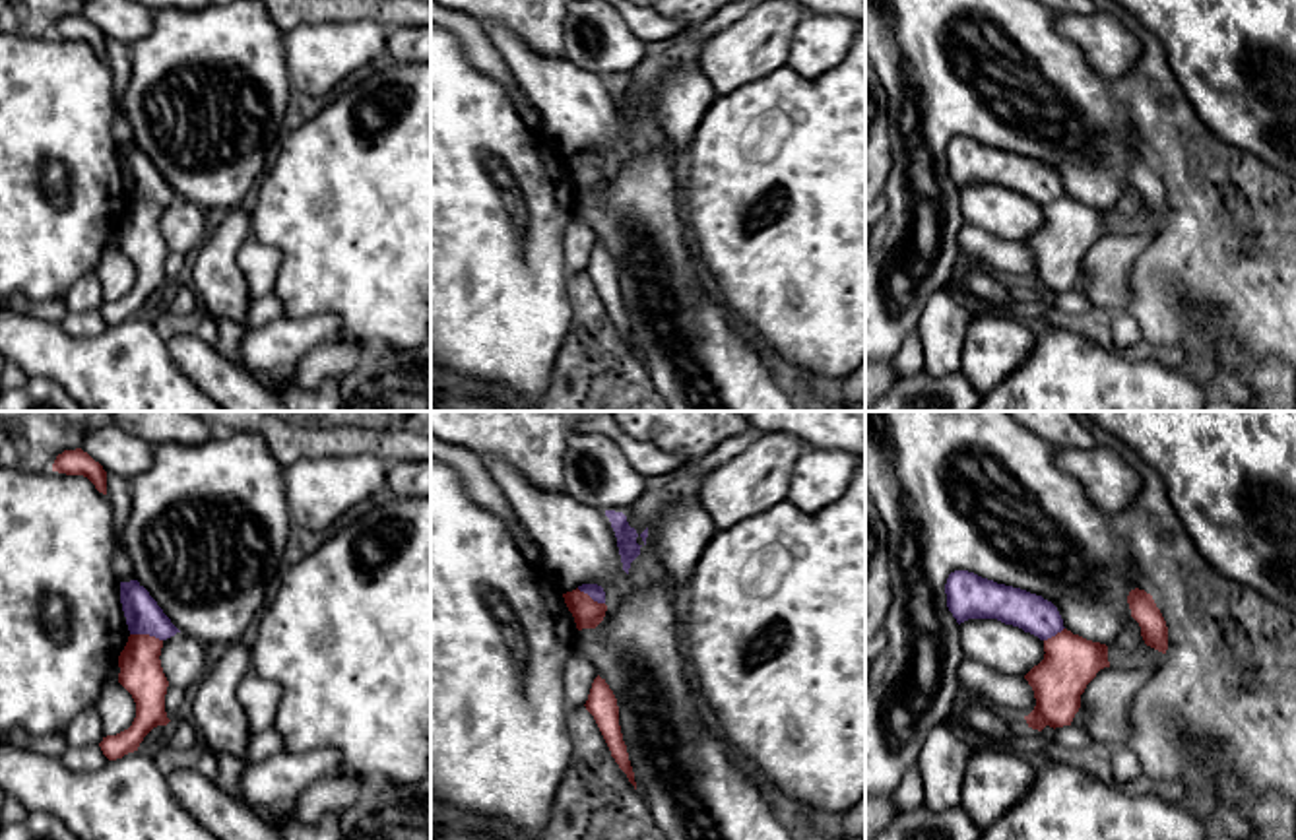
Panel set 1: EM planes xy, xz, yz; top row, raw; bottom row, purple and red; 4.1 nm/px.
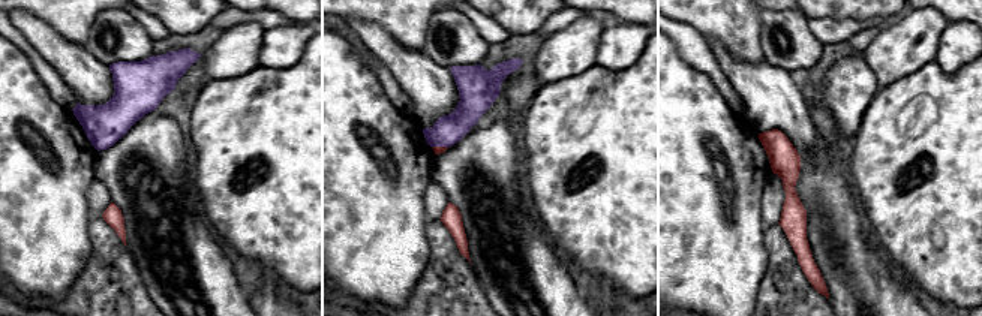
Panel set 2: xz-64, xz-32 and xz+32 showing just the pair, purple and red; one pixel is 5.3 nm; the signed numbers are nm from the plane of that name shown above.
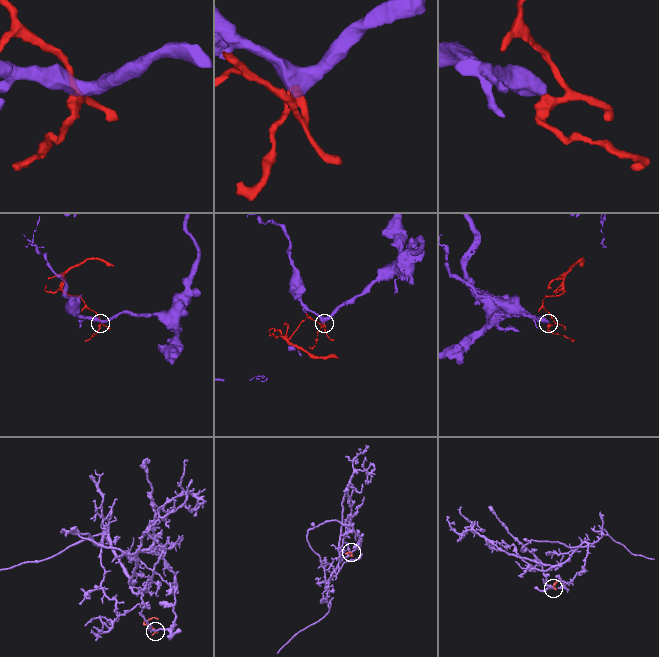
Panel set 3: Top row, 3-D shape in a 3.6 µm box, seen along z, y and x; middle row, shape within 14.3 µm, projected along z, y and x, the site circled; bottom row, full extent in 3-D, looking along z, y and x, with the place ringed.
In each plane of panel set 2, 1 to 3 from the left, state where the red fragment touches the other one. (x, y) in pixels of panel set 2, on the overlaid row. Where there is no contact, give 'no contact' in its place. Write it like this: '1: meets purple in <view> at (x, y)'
1: no contact
2: meets purple in xz-32 at (440, 146)
3: no contact

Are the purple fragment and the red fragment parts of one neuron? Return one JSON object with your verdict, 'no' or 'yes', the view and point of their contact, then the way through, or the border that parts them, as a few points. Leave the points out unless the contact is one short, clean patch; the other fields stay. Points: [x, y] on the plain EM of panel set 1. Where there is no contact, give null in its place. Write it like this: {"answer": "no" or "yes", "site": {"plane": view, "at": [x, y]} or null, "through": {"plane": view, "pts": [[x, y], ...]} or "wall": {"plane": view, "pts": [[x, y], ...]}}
{"answer": "no", "site": {"plane": "xy", "at": [146, 198]}, "wall": {"plane": "xy", "pts": [[130, 198], [148, 198], [162, 206]]}}

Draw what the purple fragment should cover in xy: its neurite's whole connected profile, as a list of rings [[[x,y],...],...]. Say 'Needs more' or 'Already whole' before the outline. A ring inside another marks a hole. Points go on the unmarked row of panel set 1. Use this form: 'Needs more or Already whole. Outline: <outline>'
Already whole. Outline: [[[138,145],[120,147],[120,169],[130,200],[167,206],[180,198]]]

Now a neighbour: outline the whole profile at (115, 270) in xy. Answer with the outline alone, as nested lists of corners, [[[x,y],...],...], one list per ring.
[[[109,244],[103,250],[95,274],[103,285],[105,303],[128,295],[136,283],[136,268],[118,244]]]

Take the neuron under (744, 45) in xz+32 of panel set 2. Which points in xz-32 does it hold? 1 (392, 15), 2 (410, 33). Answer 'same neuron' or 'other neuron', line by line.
1: same neuron
2: same neuron

